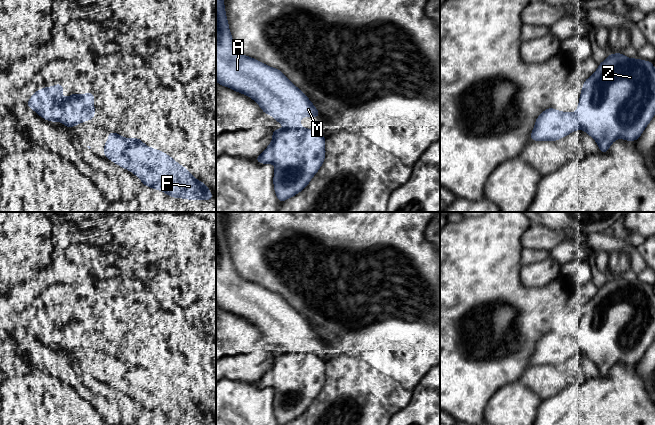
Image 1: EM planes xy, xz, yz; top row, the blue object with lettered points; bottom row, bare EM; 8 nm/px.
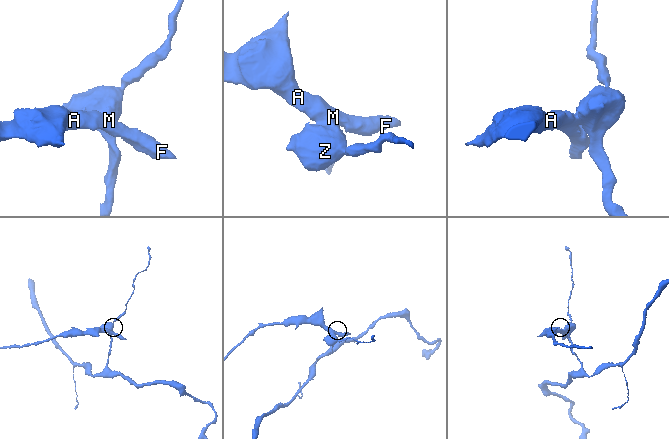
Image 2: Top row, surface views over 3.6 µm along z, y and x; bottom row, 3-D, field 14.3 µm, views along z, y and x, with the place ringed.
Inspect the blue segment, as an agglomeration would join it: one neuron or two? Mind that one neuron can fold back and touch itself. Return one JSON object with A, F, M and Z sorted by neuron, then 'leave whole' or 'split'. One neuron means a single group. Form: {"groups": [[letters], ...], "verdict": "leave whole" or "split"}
{"groups": [["A", "F", "M", "Z"]], "verdict": "leave whole"}

